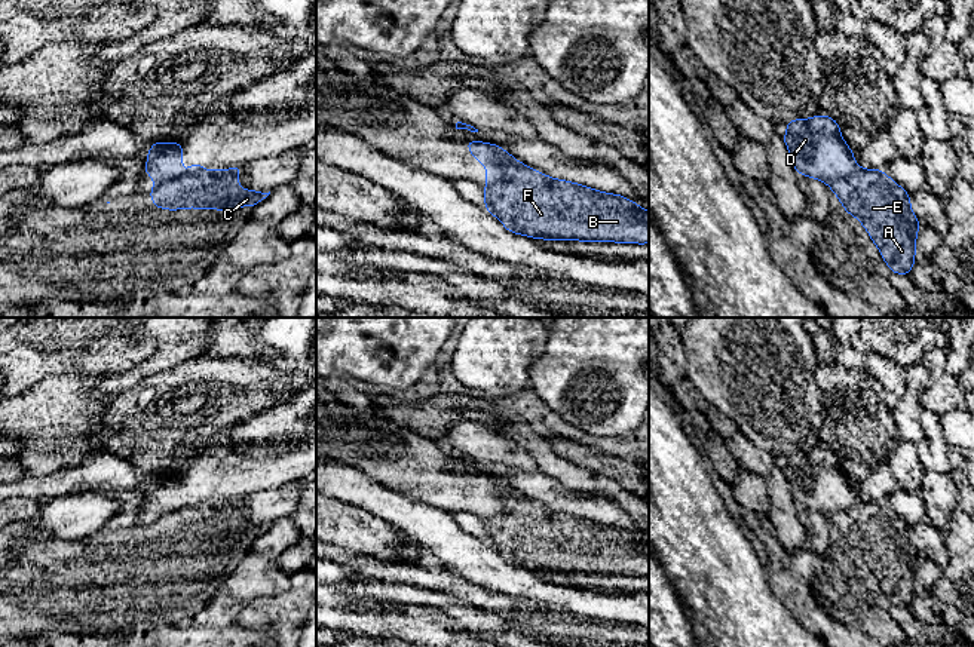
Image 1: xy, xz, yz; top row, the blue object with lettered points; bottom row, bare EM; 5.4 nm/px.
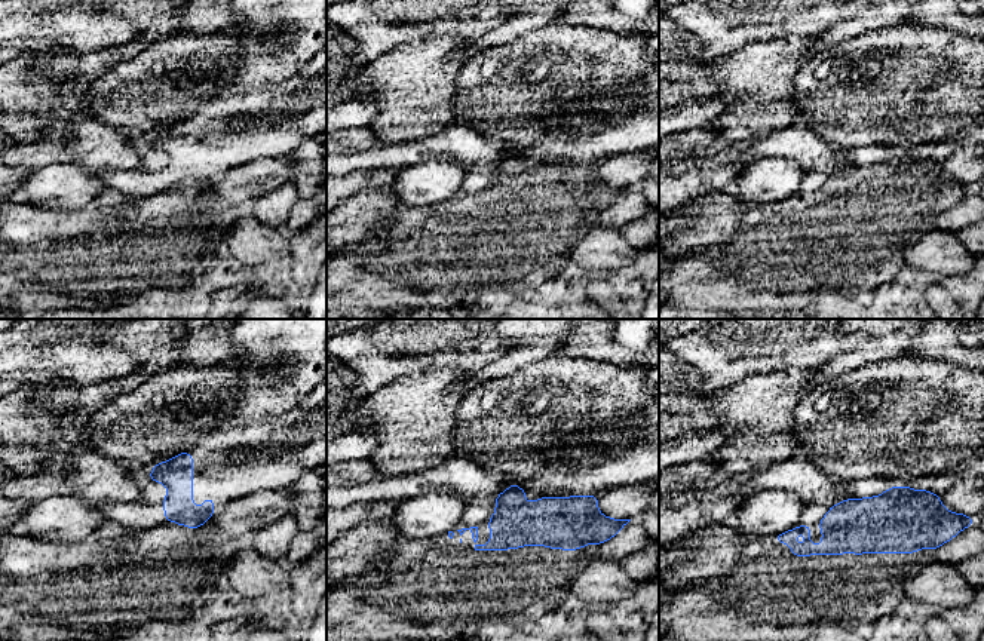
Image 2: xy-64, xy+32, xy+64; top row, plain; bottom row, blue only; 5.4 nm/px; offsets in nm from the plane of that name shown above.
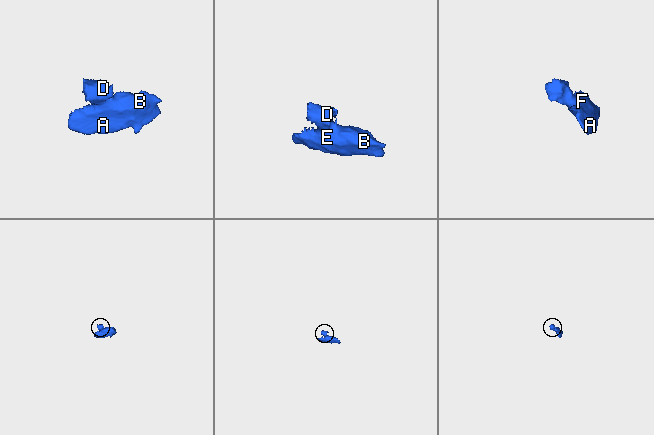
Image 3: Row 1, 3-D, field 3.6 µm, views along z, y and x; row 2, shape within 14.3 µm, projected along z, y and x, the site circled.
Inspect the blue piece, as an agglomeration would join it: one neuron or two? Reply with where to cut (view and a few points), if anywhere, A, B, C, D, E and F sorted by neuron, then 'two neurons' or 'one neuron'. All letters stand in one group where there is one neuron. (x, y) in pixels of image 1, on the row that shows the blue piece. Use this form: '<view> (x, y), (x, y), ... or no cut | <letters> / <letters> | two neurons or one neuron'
xz (527, 166), (511, 166), (501, 181), (486, 187) | A B C E F / D | two neurons

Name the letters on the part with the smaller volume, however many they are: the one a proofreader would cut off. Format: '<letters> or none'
D

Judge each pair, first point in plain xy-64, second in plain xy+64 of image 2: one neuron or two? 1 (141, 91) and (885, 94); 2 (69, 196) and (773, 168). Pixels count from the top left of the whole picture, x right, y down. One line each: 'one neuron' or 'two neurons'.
1: one neuron
2: one neuron

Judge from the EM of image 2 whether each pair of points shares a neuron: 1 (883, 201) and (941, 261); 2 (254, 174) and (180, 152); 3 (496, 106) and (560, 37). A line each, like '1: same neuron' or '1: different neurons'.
1: different neurons
2: different neurons
3: same neuron

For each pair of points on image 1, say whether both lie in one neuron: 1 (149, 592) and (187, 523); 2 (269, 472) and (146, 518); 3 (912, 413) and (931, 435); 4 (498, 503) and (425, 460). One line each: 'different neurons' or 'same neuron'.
1: same neuron
2: same neuron
3: different neurons
4: same neuron

